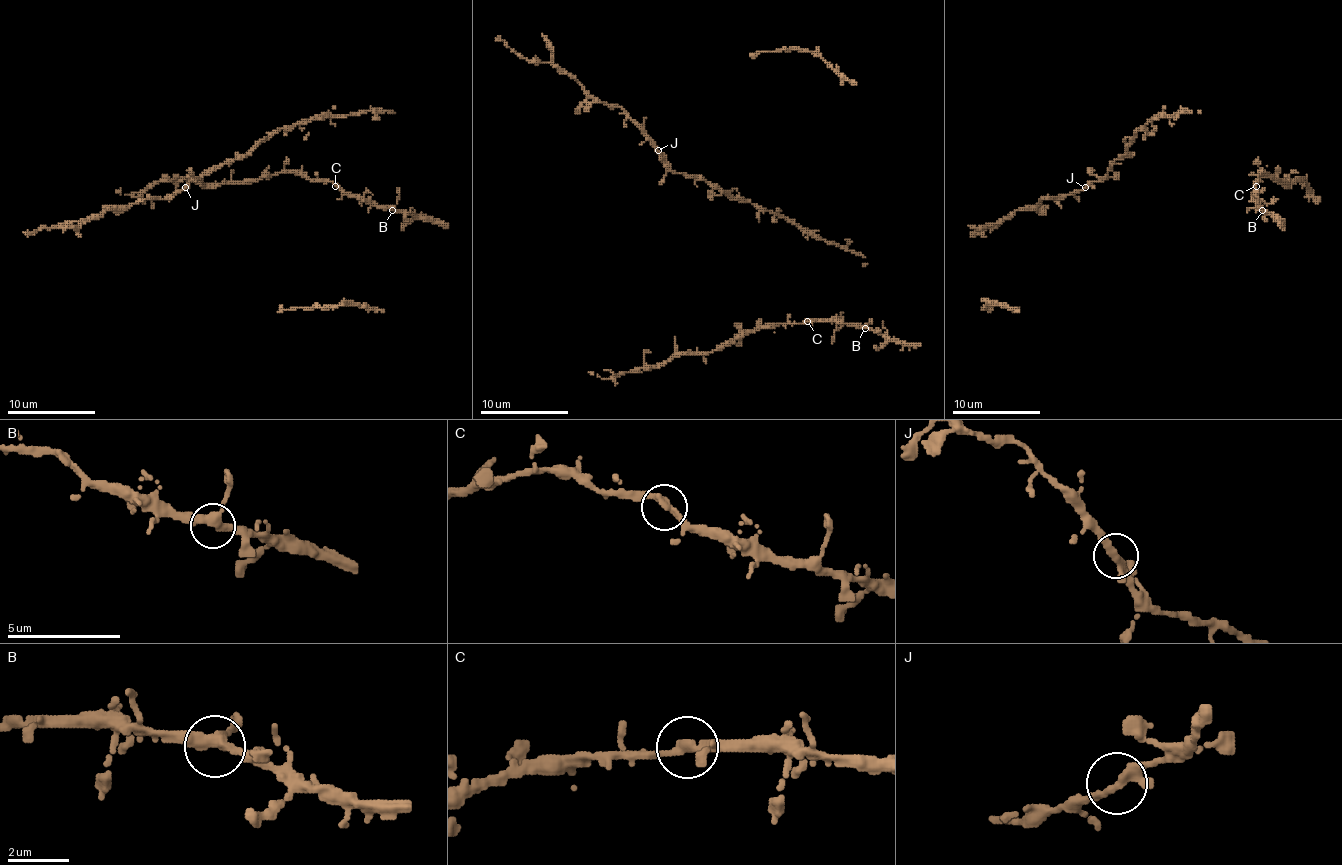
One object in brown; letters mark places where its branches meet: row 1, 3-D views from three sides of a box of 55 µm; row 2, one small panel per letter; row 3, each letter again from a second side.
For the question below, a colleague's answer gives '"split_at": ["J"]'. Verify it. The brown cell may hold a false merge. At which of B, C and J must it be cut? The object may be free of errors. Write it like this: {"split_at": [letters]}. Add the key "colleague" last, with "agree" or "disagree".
{"split_at": [], "colleague": "disagree"}

